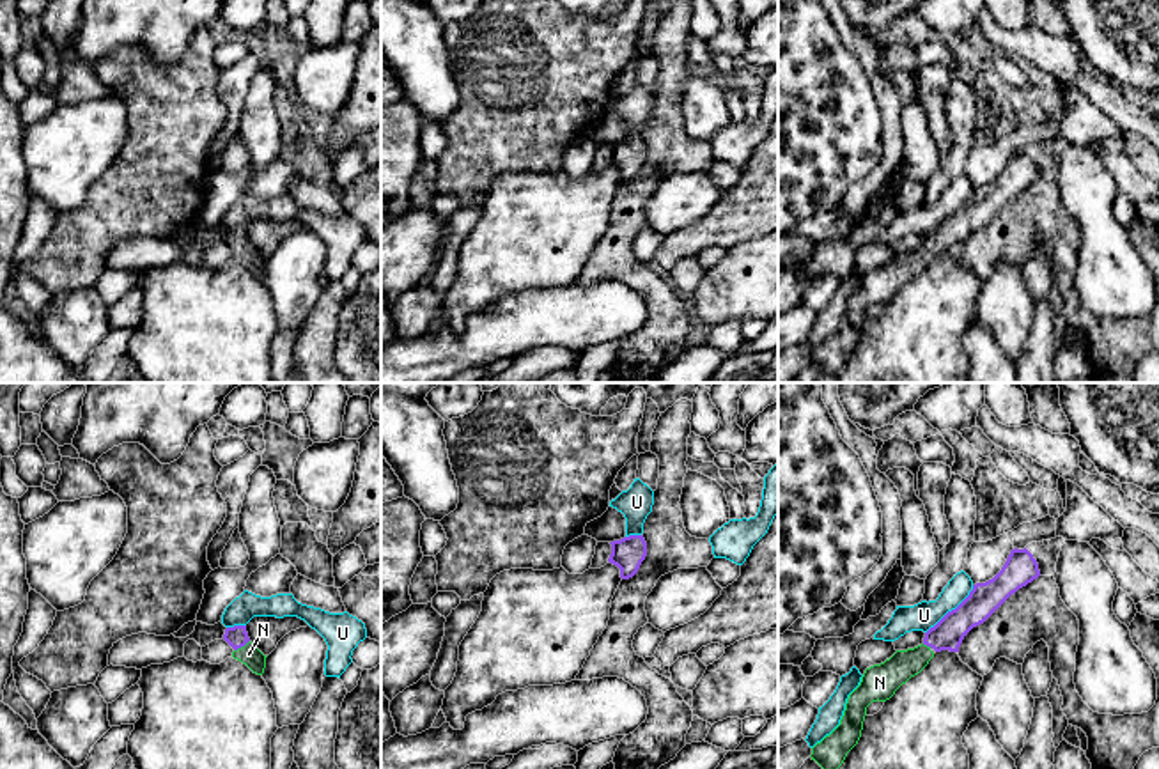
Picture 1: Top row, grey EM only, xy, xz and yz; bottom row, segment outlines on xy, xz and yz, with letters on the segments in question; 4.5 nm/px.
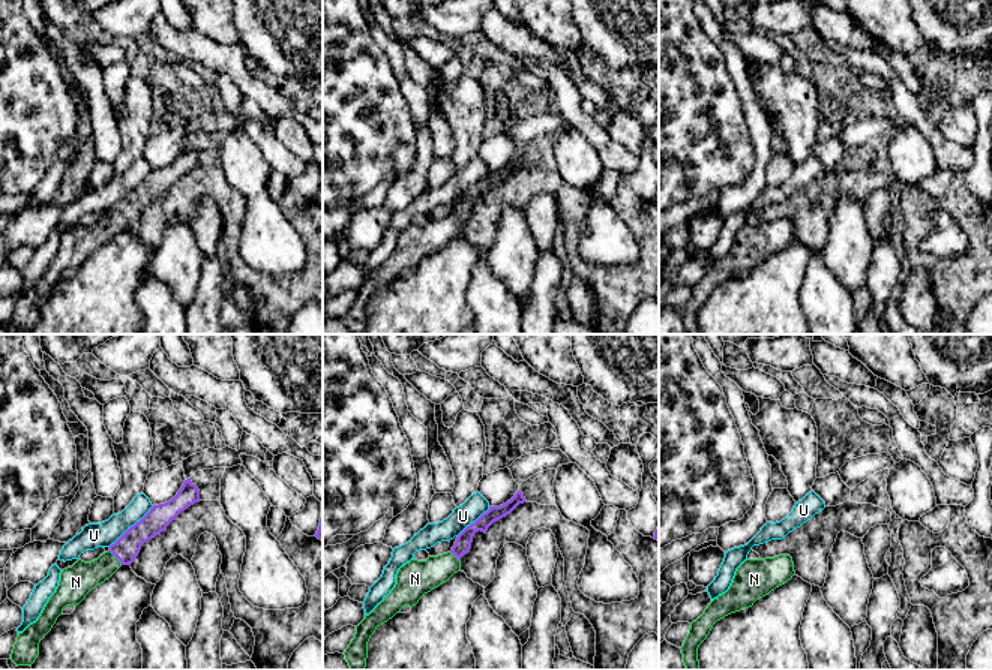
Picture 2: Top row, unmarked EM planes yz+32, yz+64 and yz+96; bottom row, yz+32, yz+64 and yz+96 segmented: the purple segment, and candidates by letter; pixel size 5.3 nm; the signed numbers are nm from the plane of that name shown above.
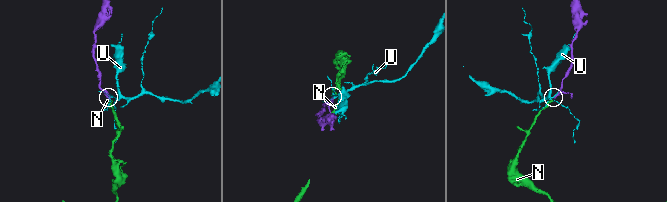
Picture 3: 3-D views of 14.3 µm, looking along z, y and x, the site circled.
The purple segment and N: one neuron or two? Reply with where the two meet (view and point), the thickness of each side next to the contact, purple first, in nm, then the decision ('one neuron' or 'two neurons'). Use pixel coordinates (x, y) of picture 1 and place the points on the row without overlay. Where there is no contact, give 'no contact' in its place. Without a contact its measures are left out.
contact xy (241, 248); calibres 100 and 90 nm; one neuron

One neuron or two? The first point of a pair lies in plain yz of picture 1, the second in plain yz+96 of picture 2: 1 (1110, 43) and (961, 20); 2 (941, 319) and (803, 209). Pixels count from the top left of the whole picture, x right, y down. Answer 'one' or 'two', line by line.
1: one
2: two

